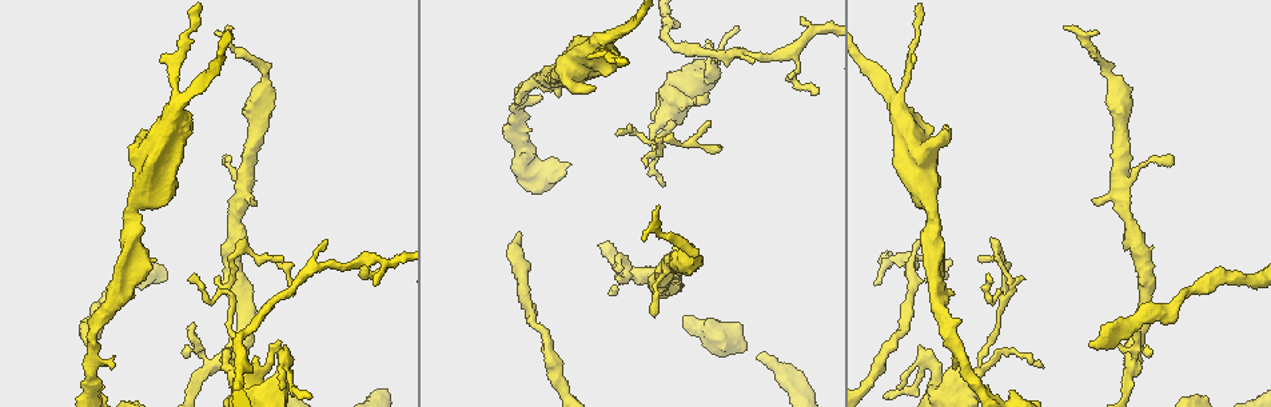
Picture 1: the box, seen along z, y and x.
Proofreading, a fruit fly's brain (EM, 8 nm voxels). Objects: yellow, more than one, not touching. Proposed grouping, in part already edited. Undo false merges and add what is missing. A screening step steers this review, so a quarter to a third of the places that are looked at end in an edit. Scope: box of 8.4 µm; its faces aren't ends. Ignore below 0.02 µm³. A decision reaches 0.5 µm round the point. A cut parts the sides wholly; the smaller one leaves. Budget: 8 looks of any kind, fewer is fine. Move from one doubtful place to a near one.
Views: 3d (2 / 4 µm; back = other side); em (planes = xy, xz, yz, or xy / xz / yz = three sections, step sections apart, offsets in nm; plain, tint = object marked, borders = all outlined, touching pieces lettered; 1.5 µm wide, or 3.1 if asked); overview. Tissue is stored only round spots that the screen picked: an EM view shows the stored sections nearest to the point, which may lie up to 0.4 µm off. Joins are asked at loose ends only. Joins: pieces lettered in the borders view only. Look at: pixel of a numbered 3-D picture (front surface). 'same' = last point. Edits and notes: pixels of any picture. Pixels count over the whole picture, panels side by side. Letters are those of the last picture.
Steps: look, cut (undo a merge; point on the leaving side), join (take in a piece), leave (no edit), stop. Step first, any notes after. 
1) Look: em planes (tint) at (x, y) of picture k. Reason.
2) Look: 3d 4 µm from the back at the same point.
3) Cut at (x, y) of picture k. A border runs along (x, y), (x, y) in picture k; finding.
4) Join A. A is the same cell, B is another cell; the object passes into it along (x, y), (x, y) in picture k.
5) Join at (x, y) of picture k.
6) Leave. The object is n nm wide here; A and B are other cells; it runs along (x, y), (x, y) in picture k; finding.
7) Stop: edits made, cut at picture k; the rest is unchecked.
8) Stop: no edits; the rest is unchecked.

Look: 3d 4 µm at (605, 43) of picture 1. Sudden change in width.

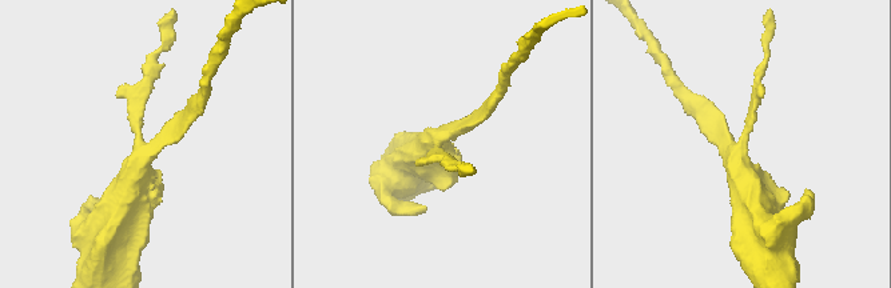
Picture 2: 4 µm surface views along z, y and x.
Look: em xz step 4 (tint) at (740, 160) of picture 2. 3 arms meet here; now the EM.

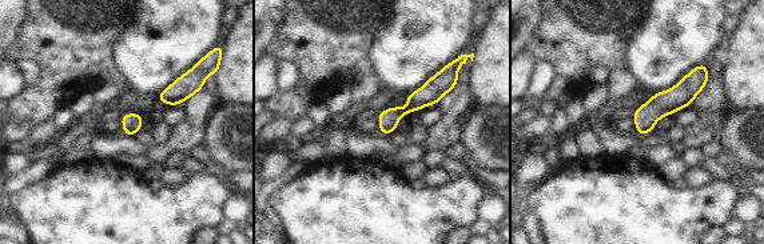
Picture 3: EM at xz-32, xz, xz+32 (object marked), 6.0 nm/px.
Look: em planes (borders) at the same point. Cut it another way.

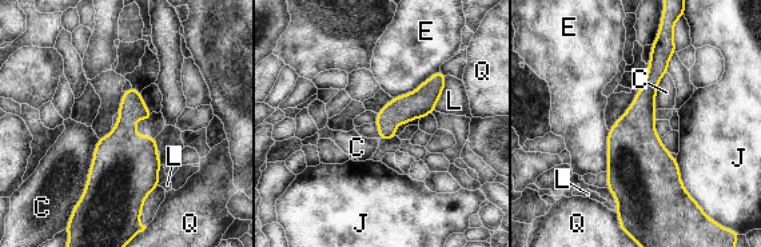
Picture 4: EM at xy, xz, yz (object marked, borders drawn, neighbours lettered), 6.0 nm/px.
Leave. The longest contact is with C, 500 nm; C, E, J, L and Q are other cells; continuous, no second neuron.

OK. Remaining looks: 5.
Look: em xy step 8 (borders) at (141, 283) of picture 1. Branch stops here.

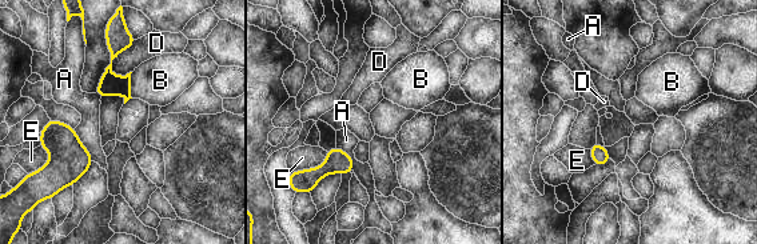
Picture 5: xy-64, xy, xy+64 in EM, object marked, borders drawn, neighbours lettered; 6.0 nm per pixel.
Look: em yz step 4 (borders) at the same point. Another direction.

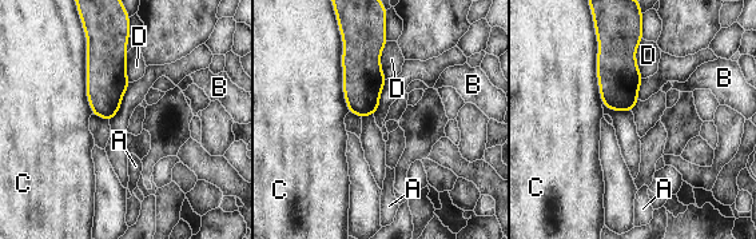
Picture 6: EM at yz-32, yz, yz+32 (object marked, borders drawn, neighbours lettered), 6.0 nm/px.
Leave. The object is 220 nm wide here; the longest contact is with C, 550 nm; A, B, C and D are other cells; no lettered piece goes on from it.

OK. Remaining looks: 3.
Look: em planes (borders) at (654, 317) of picture 1. An open end.

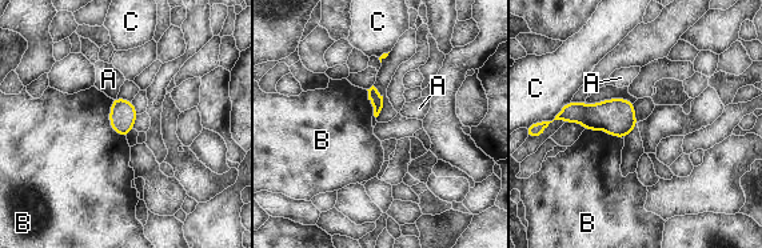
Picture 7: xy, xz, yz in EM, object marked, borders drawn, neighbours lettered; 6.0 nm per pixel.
Leave. The longest contact is with B, 260 nm; A, B and C are other cells; a border runs along (111, 99), (110, 126), (126, 138) in picture 7; none of them fits.

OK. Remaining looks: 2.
Stop: no edits; the rest is unchecked.

